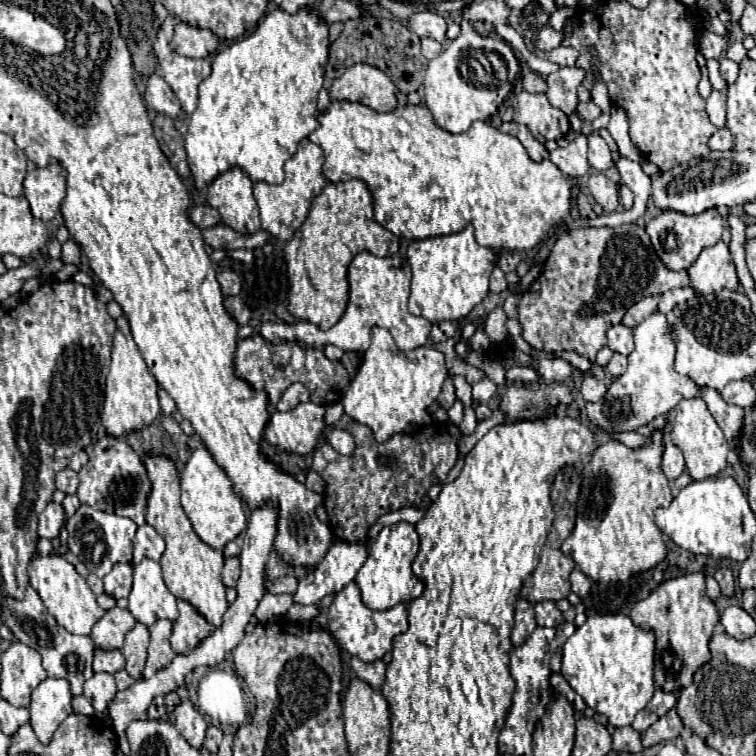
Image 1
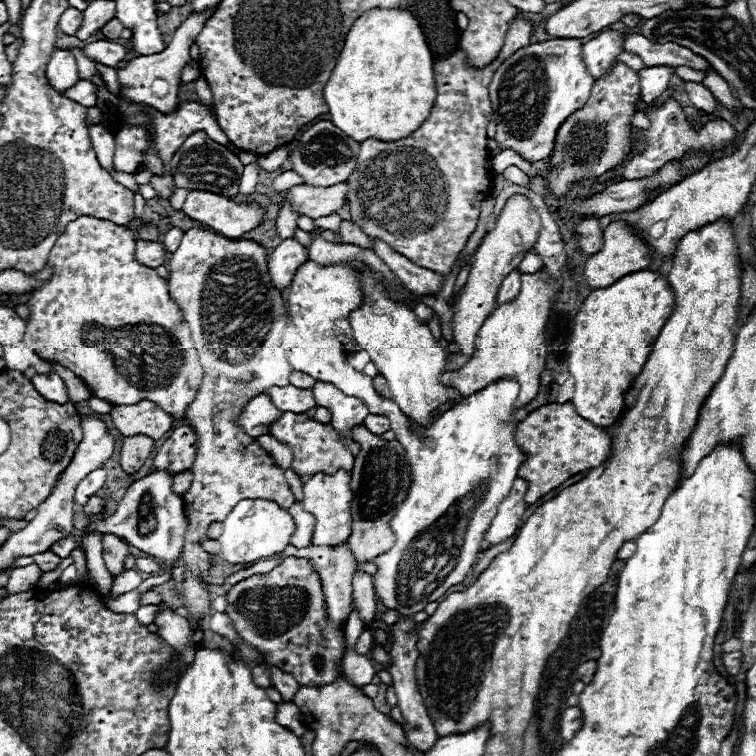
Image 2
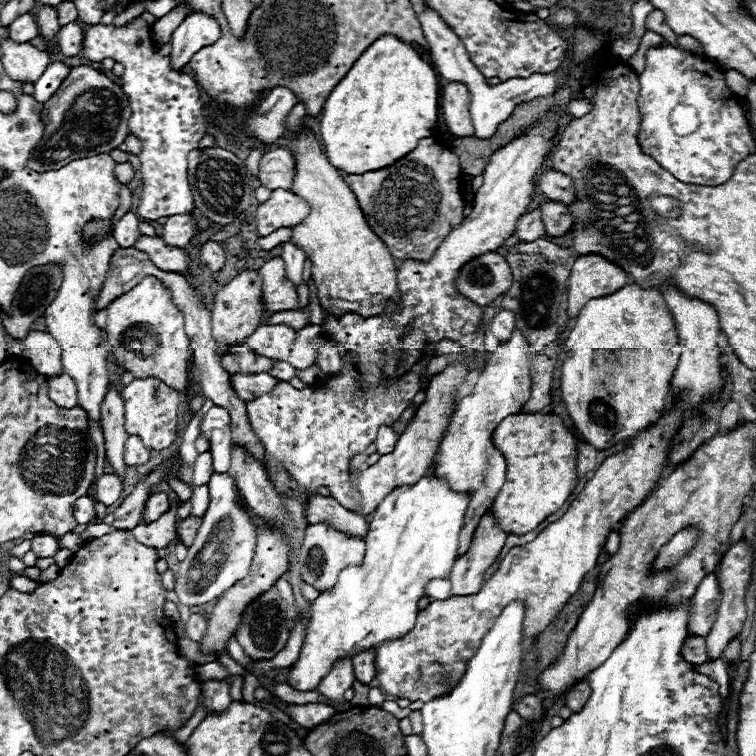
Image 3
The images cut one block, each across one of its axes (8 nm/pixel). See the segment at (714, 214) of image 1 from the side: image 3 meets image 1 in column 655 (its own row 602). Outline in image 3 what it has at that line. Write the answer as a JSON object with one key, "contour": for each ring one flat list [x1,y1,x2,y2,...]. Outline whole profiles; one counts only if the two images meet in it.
{"contour":[[258,524,258,532,256,534,258,534,258,538,256,538,256,554,254,554,254,560,252,560,248,576,238,580,230,590,226,590,226,594,222,594,222,598,216,602,216,606,214,606,214,610,210,614,210,624,208,624,206,638,200,642,202,650,208,652,208,654,214,654,216,650,224,650,224,642,228,640,230,634,236,632,236,626,240,622,240,616,242,616,244,608,258,594,266,592,288,570,288,552,290,552,288,542,276,530,268,530,264,524]]}

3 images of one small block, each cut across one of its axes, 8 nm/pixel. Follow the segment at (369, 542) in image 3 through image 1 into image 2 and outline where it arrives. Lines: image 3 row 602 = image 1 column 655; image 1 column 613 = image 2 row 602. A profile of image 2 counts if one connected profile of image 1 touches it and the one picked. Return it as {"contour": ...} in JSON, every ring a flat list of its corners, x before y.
{"contour":[[288,328,282,340,282,348,294,370,306,372,320,382,330,382,338,386,342,394,362,398,370,414,386,414,386,418,390,418,390,428,396,432,396,440,402,442,406,450,406,458,412,464,414,484,408,492,408,498,398,508,392,520,396,542,388,552,374,558,378,572,372,578,374,578,374,588,386,608,398,610,400,614,406,614,406,616,424,610,426,604,436,602,442,594,446,594,452,586,460,584,468,576,476,560,476,554,480,552,480,542,484,540,484,534,490,528,498,512,498,506,510,494,510,488,518,476,518,468,526,462,526,452,522,452,514,442,514,428,518,424,514,402,520,392,516,378,500,378,466,398,458,398,454,406,444,414,440,414,430,428,414,430,410,428,410,420,404,416,404,412,392,400,382,398,374,390,372,378,354,370,342,352,332,352,318,342,302,338,294,328]]}

